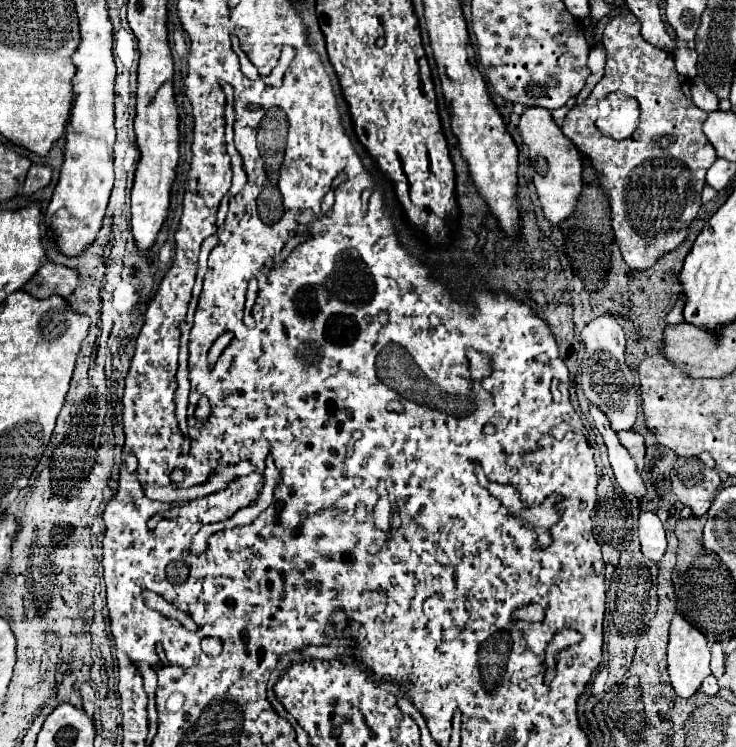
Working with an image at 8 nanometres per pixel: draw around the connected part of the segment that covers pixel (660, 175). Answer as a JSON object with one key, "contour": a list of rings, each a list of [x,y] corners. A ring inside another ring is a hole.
{"contour":[[[634,14],[612,16],[604,30],[602,42],[608,52],[606,74],[594,86],[592,94],[566,114],[562,132],[592,162],[598,176],[598,184],[604,188],[610,202],[612,230],[614,230],[614,238],[620,248],[620,254],[632,270],[642,272],[642,270],[650,270],[662,256],[676,250],[684,242],[688,234],[688,226],[700,210],[700,194],[706,184],[704,176],[706,176],[706,170],[714,164],[716,152],[712,144],[708,144],[708,138],[702,132],[702,124],[708,114],[692,102],[690,80],[676,72],[674,58],[670,52],[652,46],[640,36],[640,20]],[[610,92],[622,92],[626,96],[632,96],[640,106],[640,124],[636,132],[630,138],[620,142],[602,136],[594,124],[596,110],[598,110],[596,104],[600,98],[606,98]]]}

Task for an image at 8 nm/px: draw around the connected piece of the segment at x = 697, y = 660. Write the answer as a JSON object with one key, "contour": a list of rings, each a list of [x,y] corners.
{"contour":[[[676,614],[672,624],[670,624],[668,674],[670,674],[670,682],[672,682],[672,688],[674,688],[676,696],[682,696],[682,698],[690,698],[700,688],[704,678],[710,674],[710,646],[708,646],[708,640],[700,630],[696,630],[692,624],[688,624],[680,614]]]}

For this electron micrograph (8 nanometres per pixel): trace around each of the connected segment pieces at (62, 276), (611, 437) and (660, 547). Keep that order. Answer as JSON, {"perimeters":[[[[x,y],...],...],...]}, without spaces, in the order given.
{"perimeters":[[[[46,262],[38,268],[36,276],[24,284],[24,292],[36,296],[36,298],[50,298],[52,294],[58,294],[62,298],[68,298],[78,284],[78,274],[72,268]]],[[[590,406],[590,416],[594,420],[594,426],[598,428],[598,432],[604,438],[604,444],[608,448],[608,458],[610,458],[610,464],[612,464],[612,470],[614,470],[614,476],[616,476],[618,486],[626,494],[632,494],[636,498],[644,498],[646,496],[646,484],[644,484],[642,476],[638,474],[632,456],[618,442],[616,432],[612,432],[612,428],[608,424],[608,418],[596,406]]],[[[642,512],[638,520],[638,538],[640,550],[646,558],[658,562],[666,552],[666,532],[660,518],[652,512]]]]}

